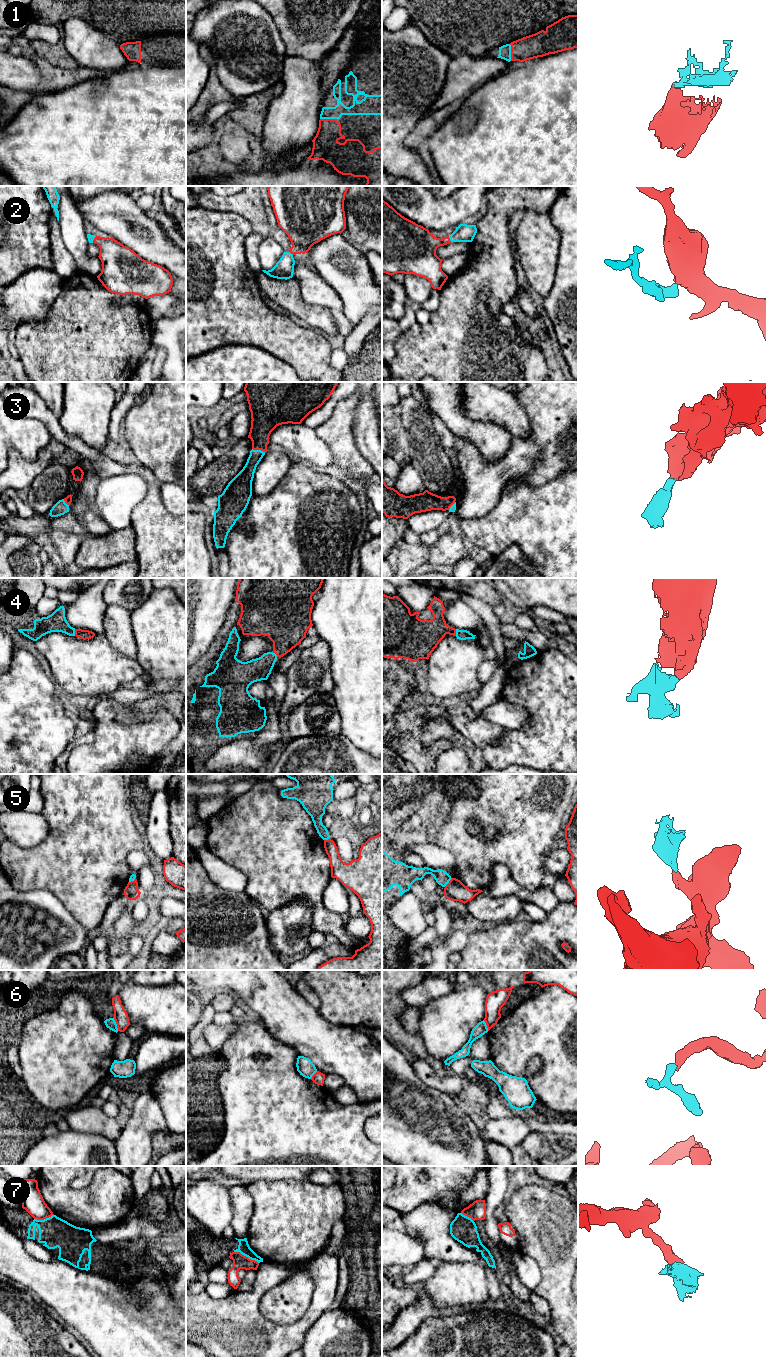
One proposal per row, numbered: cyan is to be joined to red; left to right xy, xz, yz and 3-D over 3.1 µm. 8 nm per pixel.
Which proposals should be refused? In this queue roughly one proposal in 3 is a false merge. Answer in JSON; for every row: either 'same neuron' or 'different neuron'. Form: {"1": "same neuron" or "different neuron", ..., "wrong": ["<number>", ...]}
{"1": "same neuron", "2": "same neuron", "3": "same neuron", "4": "same neuron", "5": "different neuron", "6": "different neuron", "7": "different neuron", "wrong": ["5", "6", "7"]}

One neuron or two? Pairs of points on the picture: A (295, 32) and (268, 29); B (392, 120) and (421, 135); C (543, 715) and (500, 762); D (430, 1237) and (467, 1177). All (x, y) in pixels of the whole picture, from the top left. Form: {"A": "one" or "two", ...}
{"A": "two", "B": "two", "C": "one", "D": "two"}

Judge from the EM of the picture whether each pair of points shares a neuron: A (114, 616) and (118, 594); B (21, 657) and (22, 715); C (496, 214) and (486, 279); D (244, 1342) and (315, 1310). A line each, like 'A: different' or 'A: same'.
A: different
B: same
C: same
D: same

